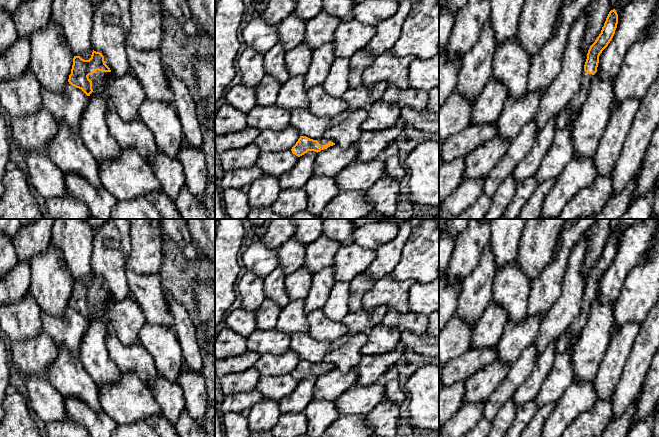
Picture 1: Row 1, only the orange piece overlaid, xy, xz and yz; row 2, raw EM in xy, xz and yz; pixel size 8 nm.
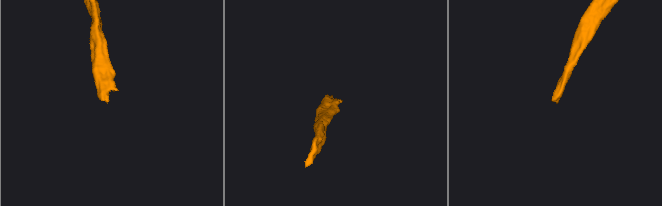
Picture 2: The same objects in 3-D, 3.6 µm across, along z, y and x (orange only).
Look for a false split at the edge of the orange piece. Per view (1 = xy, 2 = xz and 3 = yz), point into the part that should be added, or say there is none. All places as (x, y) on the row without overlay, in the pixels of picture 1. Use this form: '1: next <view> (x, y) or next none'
1: next xy (99, 303)
2: next xz (322, 365)
3: next yz (562, 344)

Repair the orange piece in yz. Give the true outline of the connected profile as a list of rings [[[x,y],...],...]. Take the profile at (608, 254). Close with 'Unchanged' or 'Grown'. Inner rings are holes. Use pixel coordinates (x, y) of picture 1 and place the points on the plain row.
[[[615,233],[611,234],[606,242],[601,257],[590,270],[582,298],[582,306],[579,316],[574,320],[572,330],[567,330],[555,343],[555,352],[562,353],[570,345],[572,338],[578,335],[589,318],[589,312],[593,299],[597,296],[599,280],[612,264],[618,248],[618,238]]]. Grown

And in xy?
[[[93,274],[89,284],[74,280],[68,306],[72,310],[81,313],[87,320],[103,316],[107,320],[109,329],[107,305],[110,298],[111,294],[105,288],[102,277]]]. Grown

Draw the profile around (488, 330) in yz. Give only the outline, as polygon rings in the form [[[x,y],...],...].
[[[491,302],[474,325],[469,349],[496,347],[508,323],[507,314],[499,305]]]

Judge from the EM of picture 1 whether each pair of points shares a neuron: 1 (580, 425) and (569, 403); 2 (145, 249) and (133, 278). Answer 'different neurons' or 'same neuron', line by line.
1: different neurons
2: different neurons

